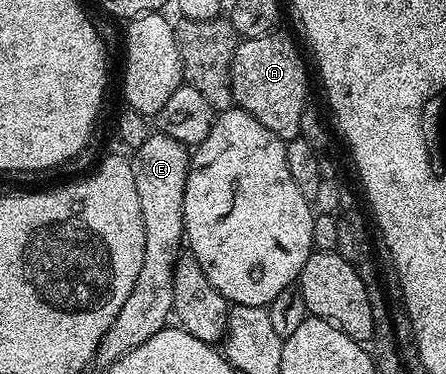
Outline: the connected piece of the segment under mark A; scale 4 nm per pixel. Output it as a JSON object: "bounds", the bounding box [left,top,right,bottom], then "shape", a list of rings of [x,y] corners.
{"bounds":[231,30,309,142],"shape":[[[274,30],[268,36],[238,43],[231,66],[231,86],[236,107],[263,122],[267,130],[288,142],[301,135],[301,119],[308,101],[305,99],[309,96],[309,76],[292,38],[279,33]]]}

